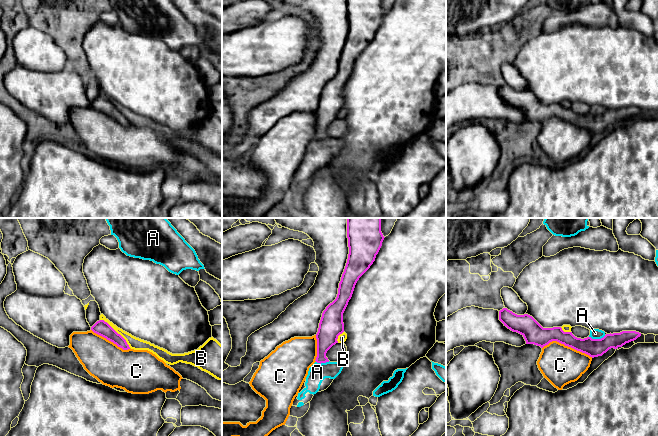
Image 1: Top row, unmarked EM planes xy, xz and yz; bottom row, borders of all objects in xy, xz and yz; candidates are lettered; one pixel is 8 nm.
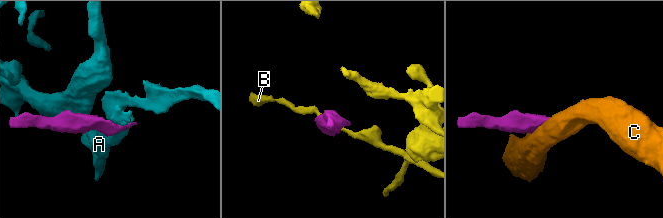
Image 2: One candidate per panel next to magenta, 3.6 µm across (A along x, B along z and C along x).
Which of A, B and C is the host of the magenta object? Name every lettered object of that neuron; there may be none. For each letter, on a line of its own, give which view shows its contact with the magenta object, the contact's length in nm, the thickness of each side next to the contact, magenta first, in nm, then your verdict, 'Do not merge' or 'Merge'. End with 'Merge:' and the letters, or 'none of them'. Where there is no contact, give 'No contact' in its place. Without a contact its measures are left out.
A: Touches magenta in yz. Shared border 140 nm. Thickness 140 nm (magenta) against 80 nm. Do not merge
B: Touches magenta in xy. Shared border 340 nm. Thickness 120 nm (magenta) against 100 nm. Do not merge
C: Touches magenta in yz. Shared border 420 nm. Thickness 150 nm (magenta) against 320 nm. Do not merge
Merge: none of them

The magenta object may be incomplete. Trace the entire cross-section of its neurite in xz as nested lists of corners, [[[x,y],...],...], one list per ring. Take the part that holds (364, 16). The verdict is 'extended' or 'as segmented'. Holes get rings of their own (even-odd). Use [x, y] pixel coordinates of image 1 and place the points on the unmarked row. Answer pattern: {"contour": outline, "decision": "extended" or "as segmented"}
{"contour": [[[279,0],[290,6],[299,7],[307,10],[314,18],[316,28],[315,39],[319,43],[318,51],[314,61],[307,70],[301,72],[290,80],[284,88],[272,99],[260,104],[248,113],[247,128],[241,134],[241,140],[237,143],[229,142],[222,147],[222,159],[235,161],[244,156],[251,148],[253,140],[260,138],[267,133],[277,122],[294,113],[312,113],[317,115],[317,139],[329,138],[326,133],[327,127],[336,119],[340,110],[344,108],[343,89],[352,73],[355,61],[359,54],[370,44],[375,37],[384,12],[381,8],[381,0]]], "decision": "extended"}

